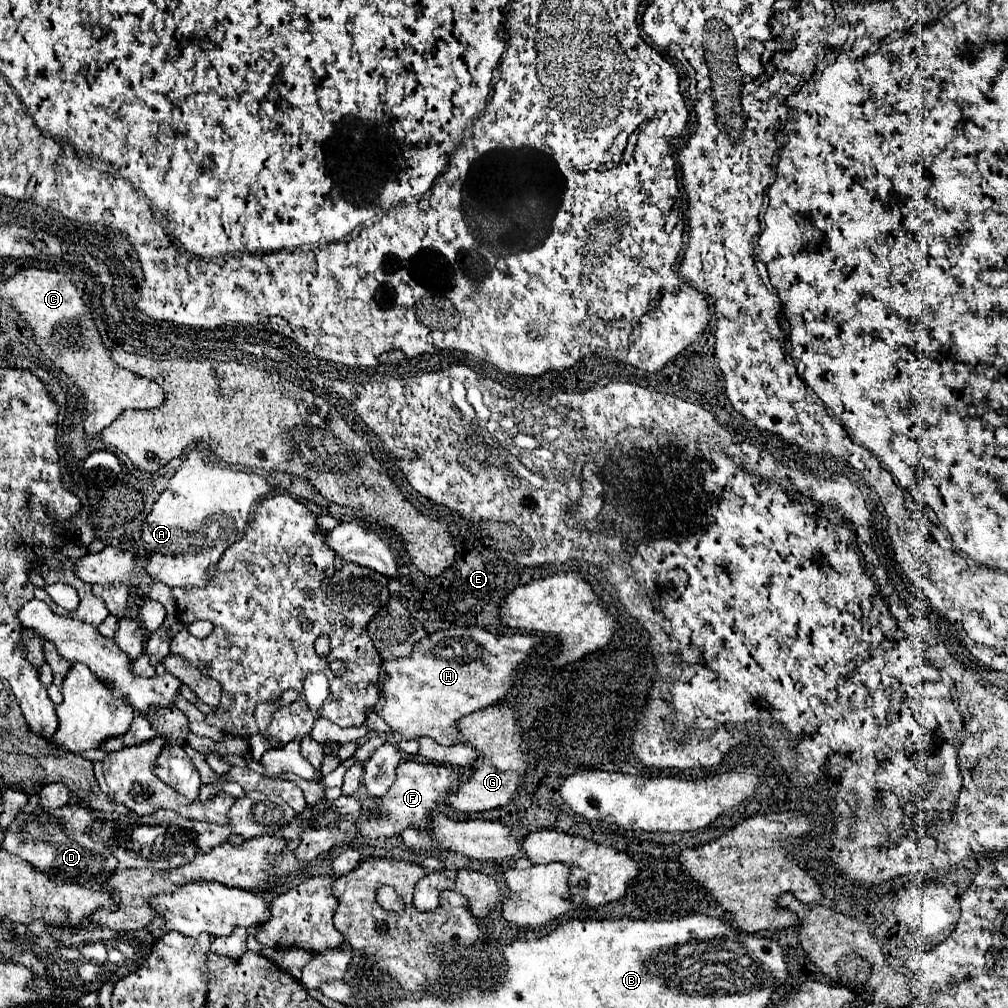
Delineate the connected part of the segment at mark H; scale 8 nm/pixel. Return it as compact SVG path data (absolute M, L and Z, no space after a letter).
M456 627L436 631L420 639L408 657L382 661L384 679L380 679L380 701L372 707L372 711L378 713L392 727L392 731L398 731L404 739L430 737L440 745L456 745L460 743L460 733L456 733L456 721L460 717L466 717L468 713L486 709L494 705L500 697L504 697L508 691L508 677L538 643L538 637L532 635L494 635L480 627Z

